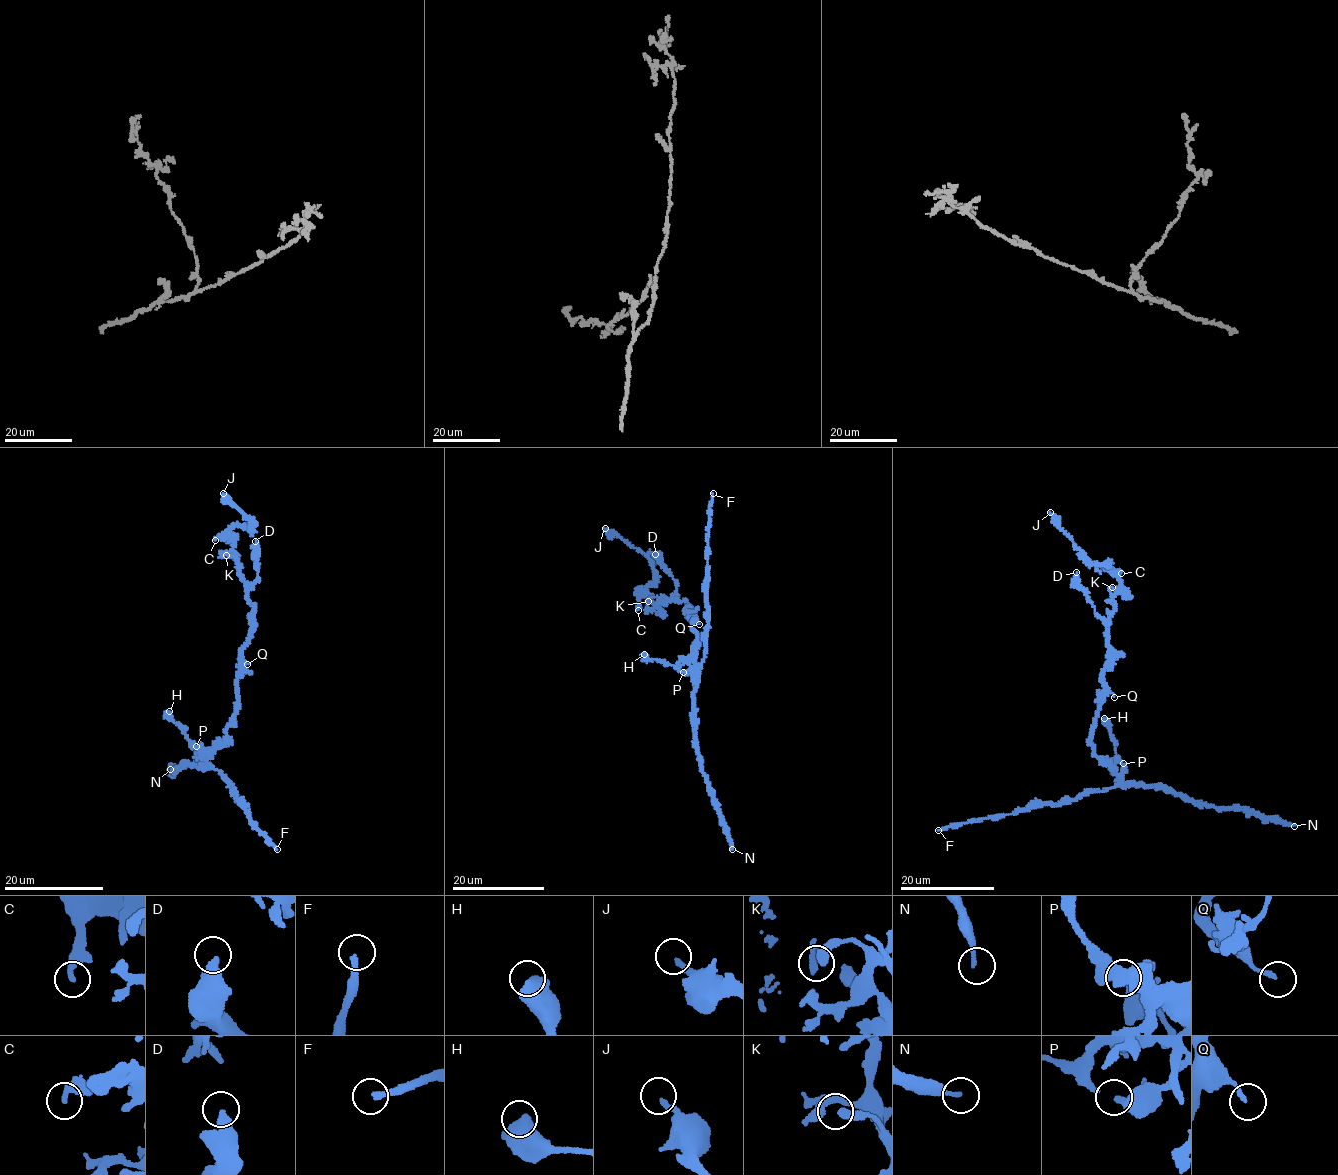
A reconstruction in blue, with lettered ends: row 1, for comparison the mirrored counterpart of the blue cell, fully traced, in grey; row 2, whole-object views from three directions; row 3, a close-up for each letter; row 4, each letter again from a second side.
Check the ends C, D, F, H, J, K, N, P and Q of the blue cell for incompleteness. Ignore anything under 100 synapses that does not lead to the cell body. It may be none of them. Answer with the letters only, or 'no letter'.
F

